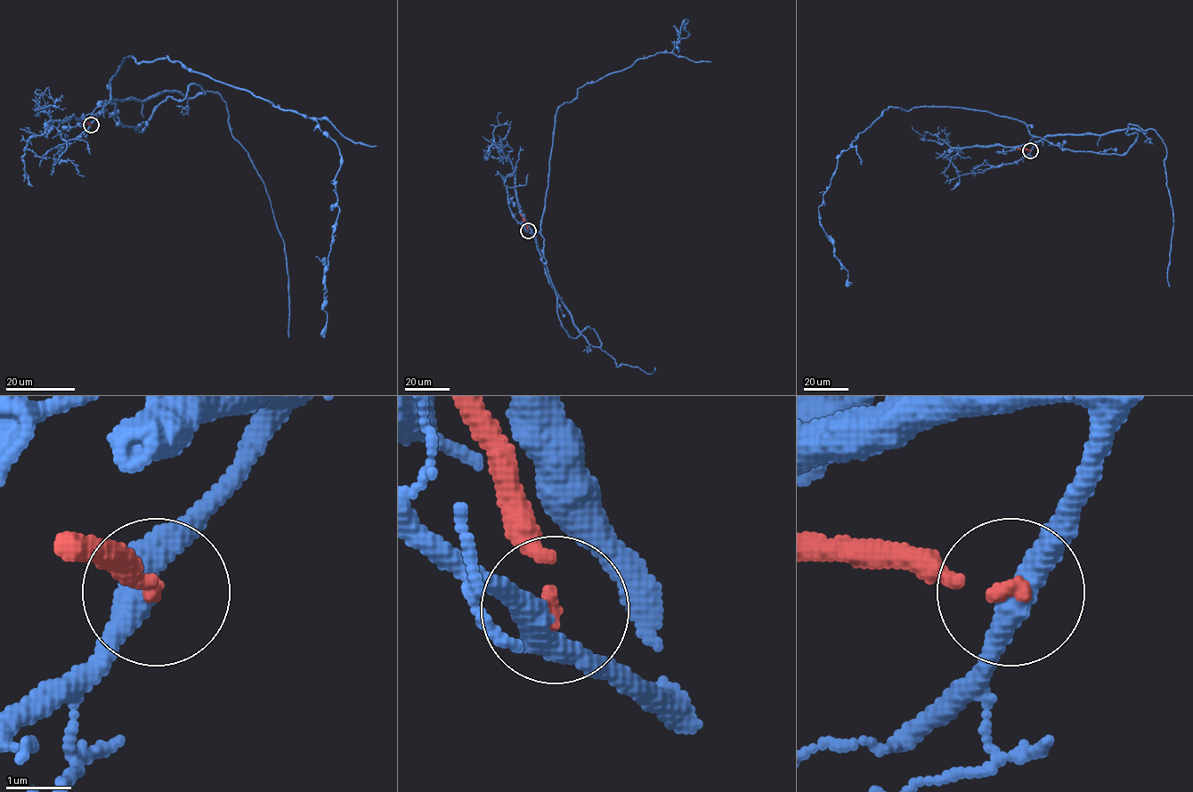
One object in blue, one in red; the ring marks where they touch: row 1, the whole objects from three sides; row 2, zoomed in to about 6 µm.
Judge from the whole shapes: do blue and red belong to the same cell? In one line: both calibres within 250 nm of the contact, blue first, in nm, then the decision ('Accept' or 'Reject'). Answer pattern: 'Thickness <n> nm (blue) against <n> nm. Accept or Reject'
Thickness 420 nm (blue) against 220 nm. Reject

